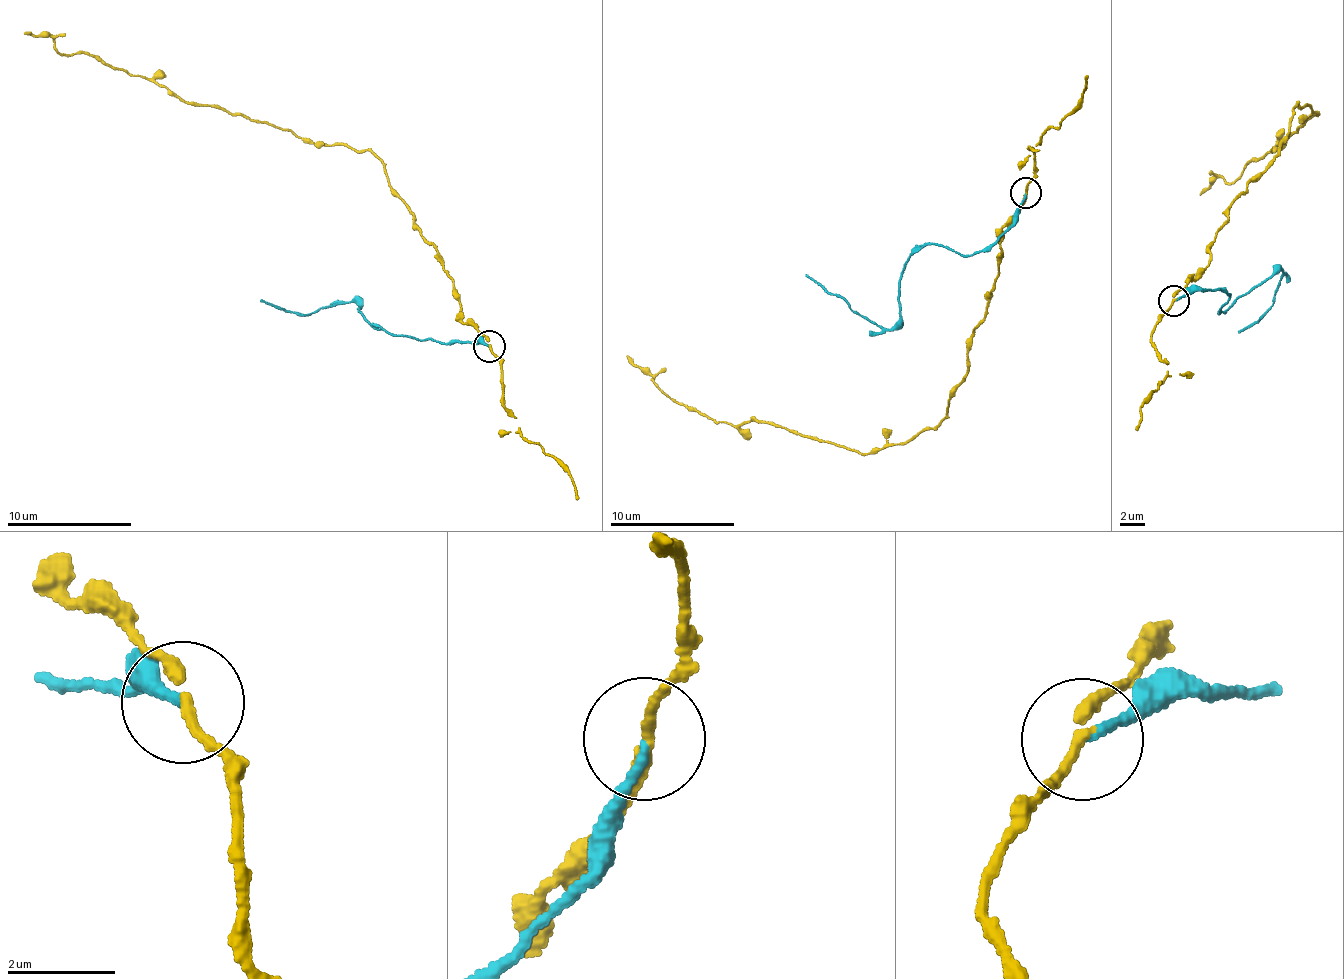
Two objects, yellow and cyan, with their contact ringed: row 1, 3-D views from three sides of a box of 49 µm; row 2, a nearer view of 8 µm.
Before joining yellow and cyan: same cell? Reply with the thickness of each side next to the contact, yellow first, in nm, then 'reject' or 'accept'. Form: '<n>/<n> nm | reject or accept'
180/150 nm | reject

